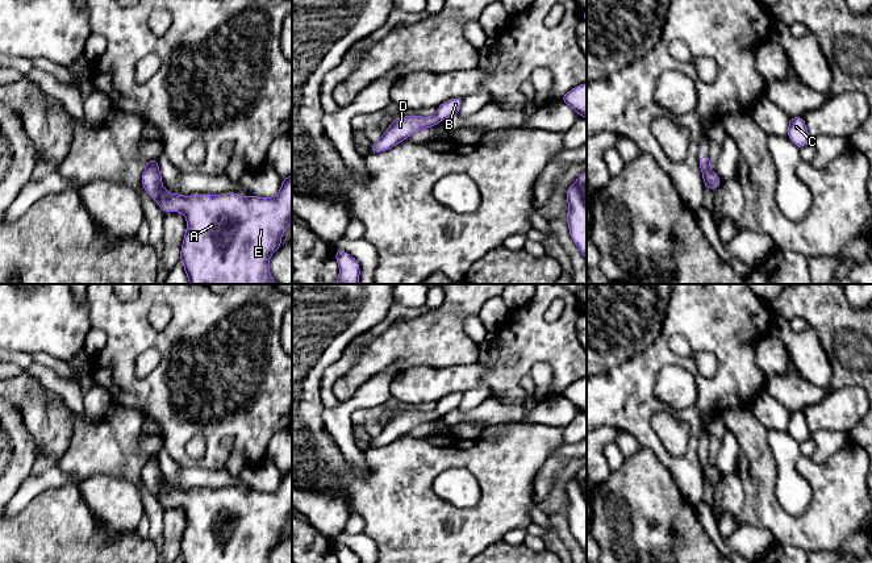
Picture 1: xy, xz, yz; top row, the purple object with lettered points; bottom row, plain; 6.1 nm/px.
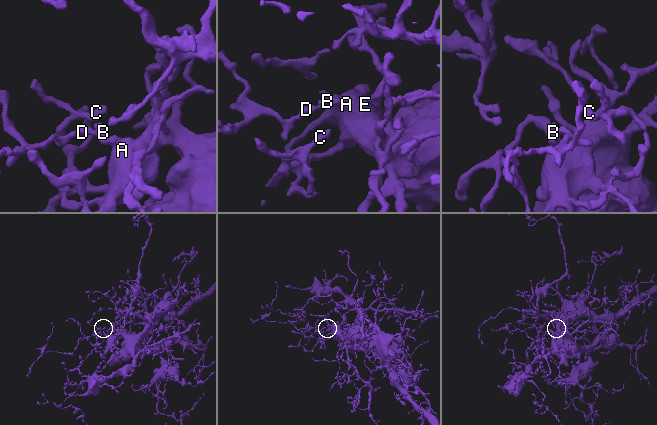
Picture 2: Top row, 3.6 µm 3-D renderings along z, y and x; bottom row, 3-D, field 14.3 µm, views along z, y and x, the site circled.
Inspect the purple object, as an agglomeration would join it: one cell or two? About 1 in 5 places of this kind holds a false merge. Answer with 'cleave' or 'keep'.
keep

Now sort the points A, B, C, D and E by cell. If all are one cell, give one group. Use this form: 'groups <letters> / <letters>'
groups A B C D E

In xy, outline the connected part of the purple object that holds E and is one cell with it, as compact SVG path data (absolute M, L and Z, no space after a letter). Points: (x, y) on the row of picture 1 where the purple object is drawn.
M157 158L150 159L141 178L147 195L163 212L180 212L187 218L180 262L189 284L276 284L270 274L270 258L292 222L292 176L284 176L275 197L242 197L237 192L221 195L168 193L162 185Z

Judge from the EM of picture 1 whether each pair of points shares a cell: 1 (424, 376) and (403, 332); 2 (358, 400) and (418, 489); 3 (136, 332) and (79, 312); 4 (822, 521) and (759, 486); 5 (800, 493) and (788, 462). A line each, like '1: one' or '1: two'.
1: two
2: two
3: two
4: one
5: one

